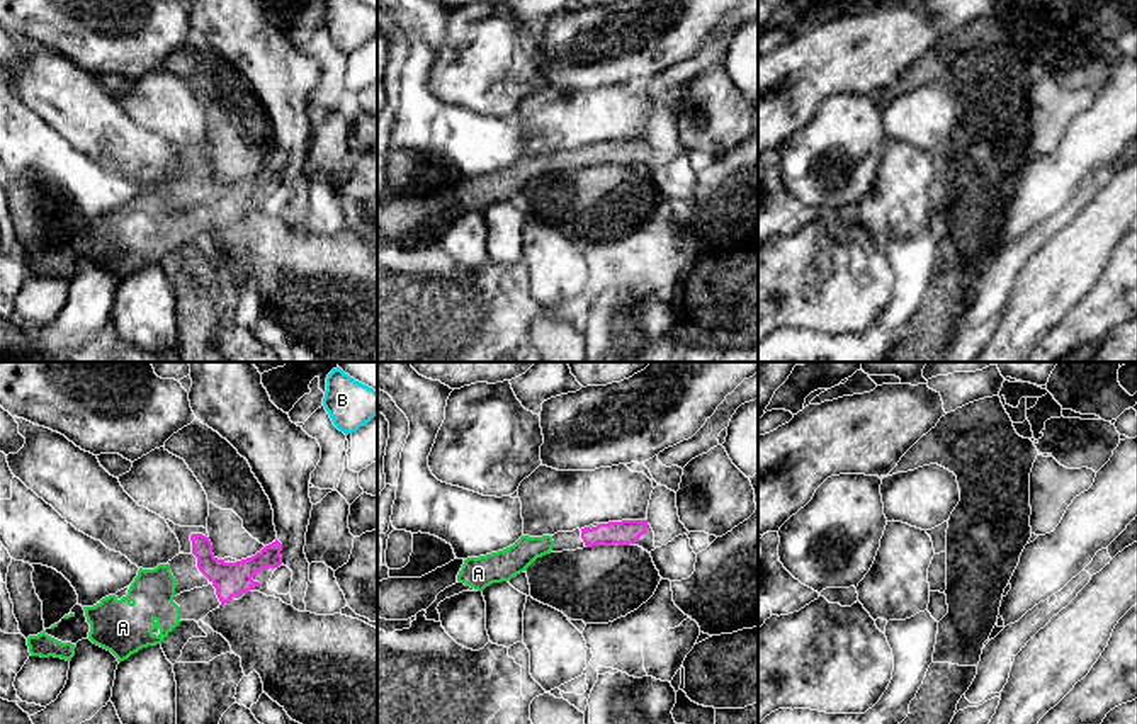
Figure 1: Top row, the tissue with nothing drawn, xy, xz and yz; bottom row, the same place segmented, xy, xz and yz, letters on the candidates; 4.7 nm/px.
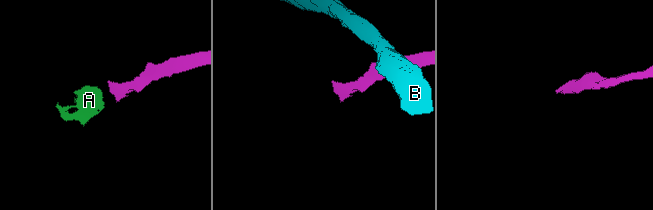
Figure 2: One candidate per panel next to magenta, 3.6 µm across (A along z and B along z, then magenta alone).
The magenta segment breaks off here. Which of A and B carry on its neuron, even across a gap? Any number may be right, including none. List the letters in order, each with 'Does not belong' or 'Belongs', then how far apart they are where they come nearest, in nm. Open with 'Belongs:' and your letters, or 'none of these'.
Belongs: A
A: Belongs. Distance 130 nm
B: Does not belong. Distance 600 nm

